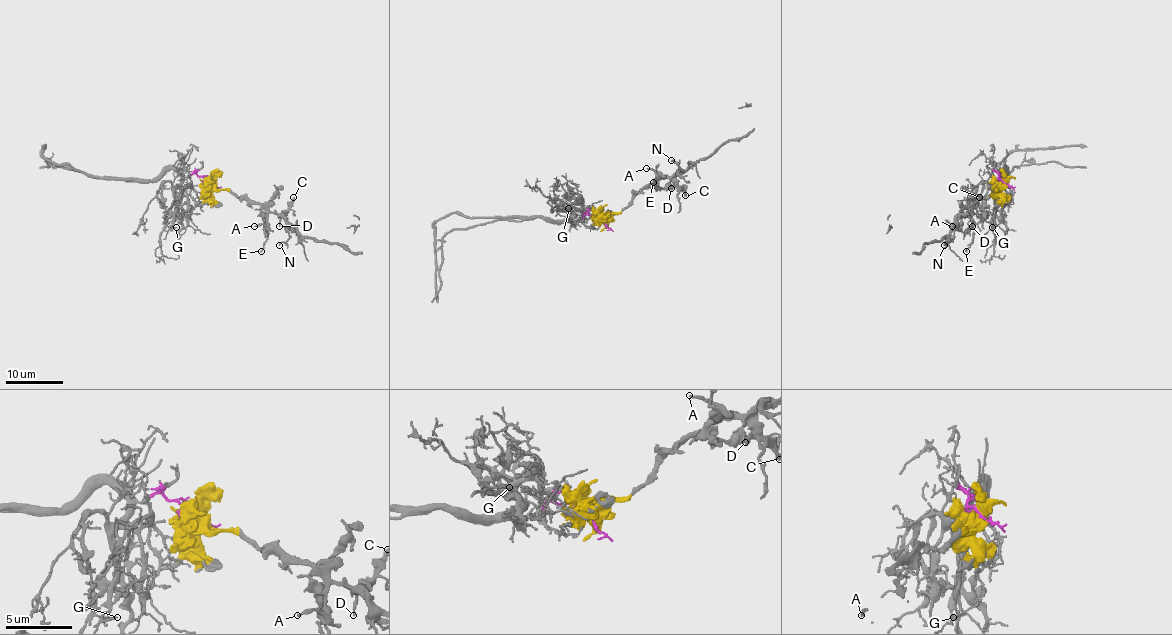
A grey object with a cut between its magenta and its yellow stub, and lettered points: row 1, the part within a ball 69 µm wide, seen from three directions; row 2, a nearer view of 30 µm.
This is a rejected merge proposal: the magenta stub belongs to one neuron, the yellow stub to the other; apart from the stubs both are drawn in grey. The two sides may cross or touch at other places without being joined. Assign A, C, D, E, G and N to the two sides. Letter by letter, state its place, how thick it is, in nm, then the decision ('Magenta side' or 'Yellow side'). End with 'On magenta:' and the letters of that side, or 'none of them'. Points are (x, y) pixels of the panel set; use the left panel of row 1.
A: Place: (254, 226). Thickness 170 nm. Yellow side
C: Place: (293, 197). Thickness 300 nm. Yellow side
D: Place: (279, 226). Thickness 180 nm. Yellow side
E: Place: (261, 251). Thickness 180 nm. Yellow side
G: Place: (176, 227). Thickness 120 nm. Magenta side
N: Place: (279, 245). Thickness 160 nm. Yellow side
On magenta: G

